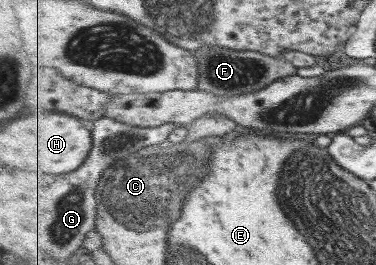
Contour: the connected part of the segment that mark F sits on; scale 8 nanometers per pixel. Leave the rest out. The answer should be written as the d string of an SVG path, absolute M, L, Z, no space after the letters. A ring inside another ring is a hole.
M201 46L193 51L199 61L199 91L221 95L235 95L263 89L271 83L288 76L299 74L298 67L280 56L261 54L253 50L233 50L221 46Z

